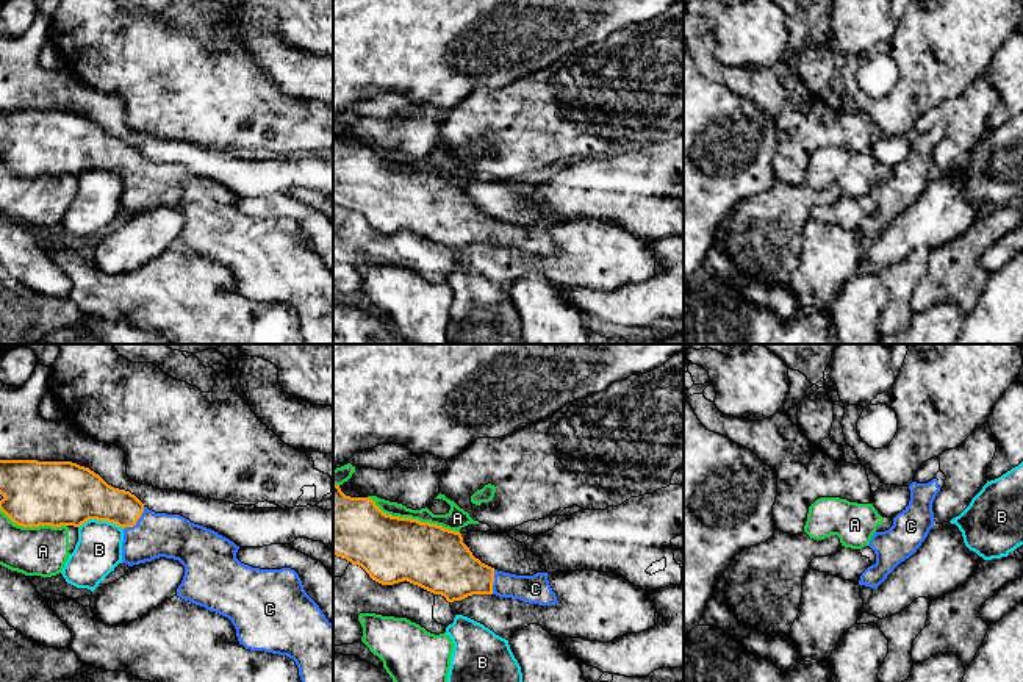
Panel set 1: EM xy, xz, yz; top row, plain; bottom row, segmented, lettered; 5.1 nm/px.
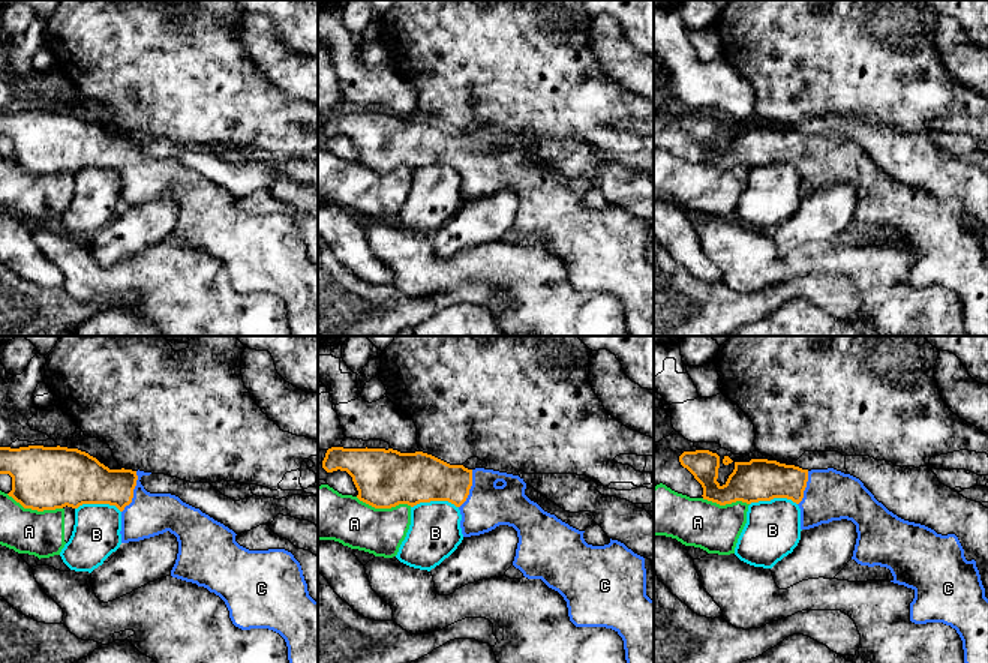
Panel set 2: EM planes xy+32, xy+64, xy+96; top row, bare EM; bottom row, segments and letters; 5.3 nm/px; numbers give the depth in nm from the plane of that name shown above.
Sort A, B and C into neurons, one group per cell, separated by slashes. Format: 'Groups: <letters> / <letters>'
Groups: A / B / C

